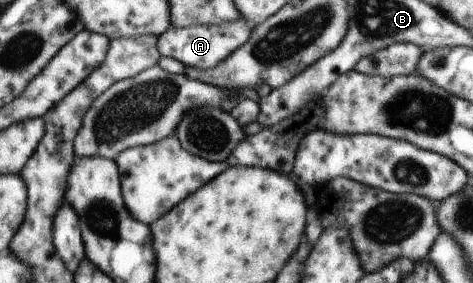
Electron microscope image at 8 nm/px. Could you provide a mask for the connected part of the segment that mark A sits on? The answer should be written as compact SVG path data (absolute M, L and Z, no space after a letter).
M245 19L228 21L224 25L193 25L185 28L170 27L166 33L158 37L157 46L161 56L173 57L183 63L185 67L194 67L200 70L212 69L222 63L233 53L248 42L252 26Z

